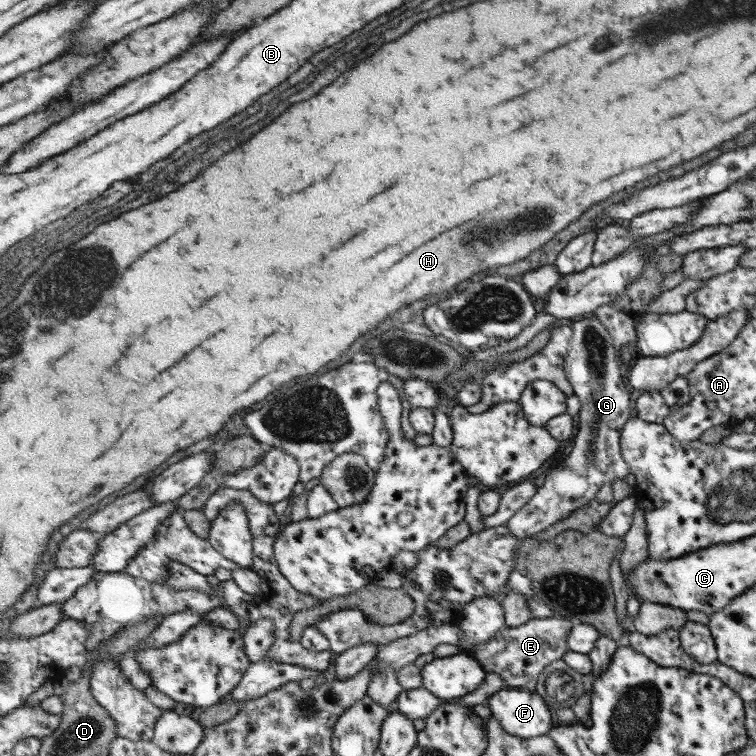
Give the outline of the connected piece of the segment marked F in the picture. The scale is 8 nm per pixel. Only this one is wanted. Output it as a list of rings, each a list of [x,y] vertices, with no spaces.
[[[505,688],[487,702],[491,715],[501,720],[513,736],[532,739],[547,735],[556,725],[556,715],[535,692]]]

